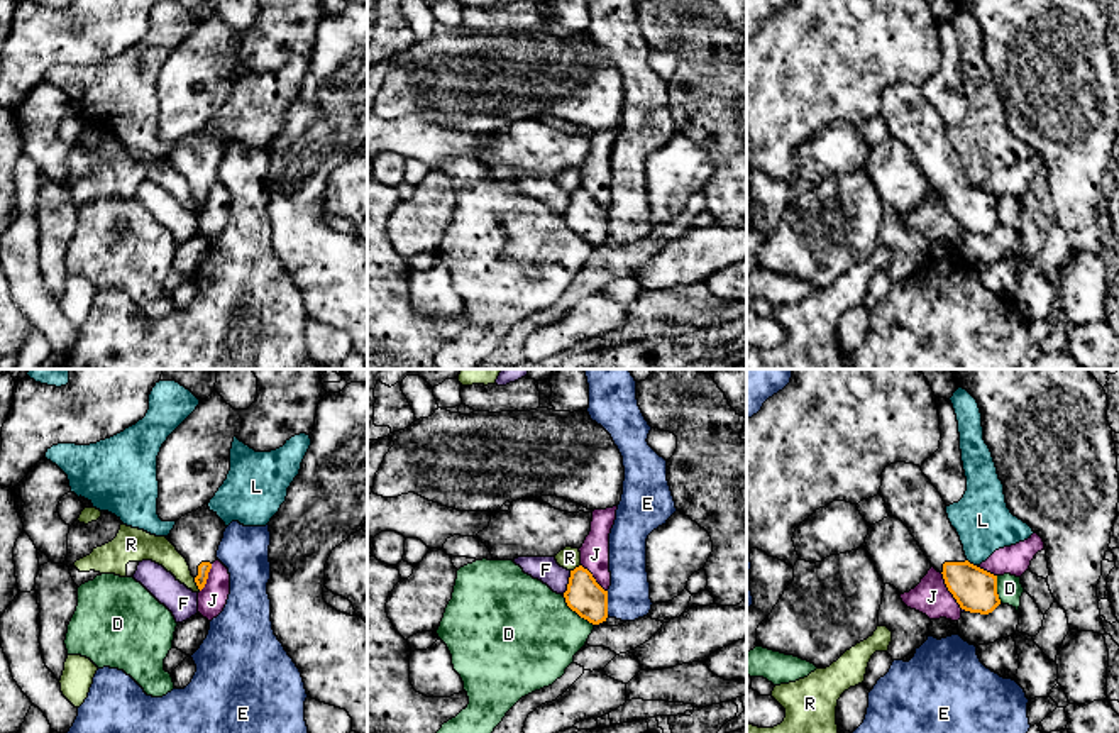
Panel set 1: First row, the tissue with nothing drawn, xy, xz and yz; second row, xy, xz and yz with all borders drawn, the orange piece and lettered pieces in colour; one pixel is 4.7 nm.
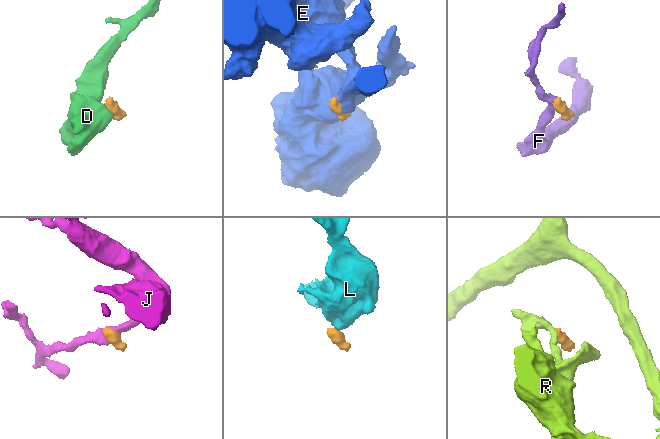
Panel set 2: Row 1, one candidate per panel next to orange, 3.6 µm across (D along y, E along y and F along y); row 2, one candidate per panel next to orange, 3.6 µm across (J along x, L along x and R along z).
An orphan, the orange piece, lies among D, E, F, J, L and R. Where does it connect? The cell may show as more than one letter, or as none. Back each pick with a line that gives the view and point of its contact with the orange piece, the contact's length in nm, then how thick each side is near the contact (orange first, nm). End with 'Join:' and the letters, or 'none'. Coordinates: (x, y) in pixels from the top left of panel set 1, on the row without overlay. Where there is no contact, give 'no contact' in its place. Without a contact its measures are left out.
Join: none

